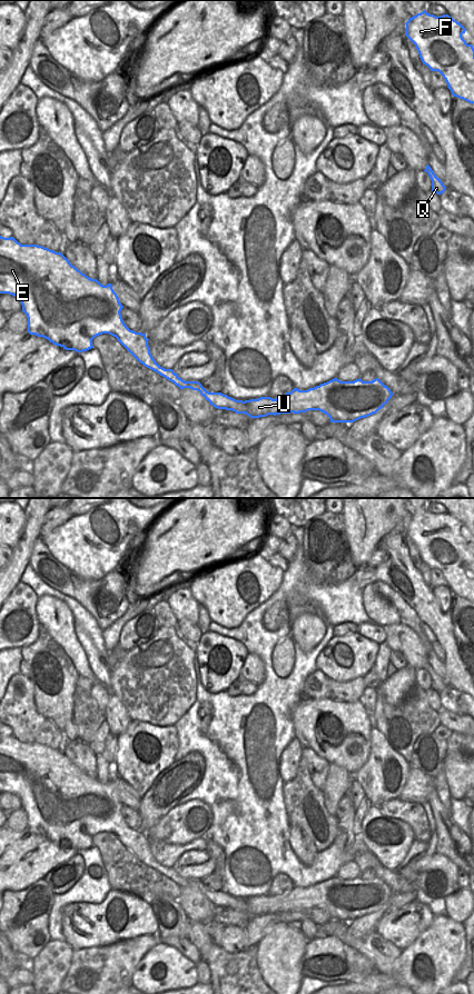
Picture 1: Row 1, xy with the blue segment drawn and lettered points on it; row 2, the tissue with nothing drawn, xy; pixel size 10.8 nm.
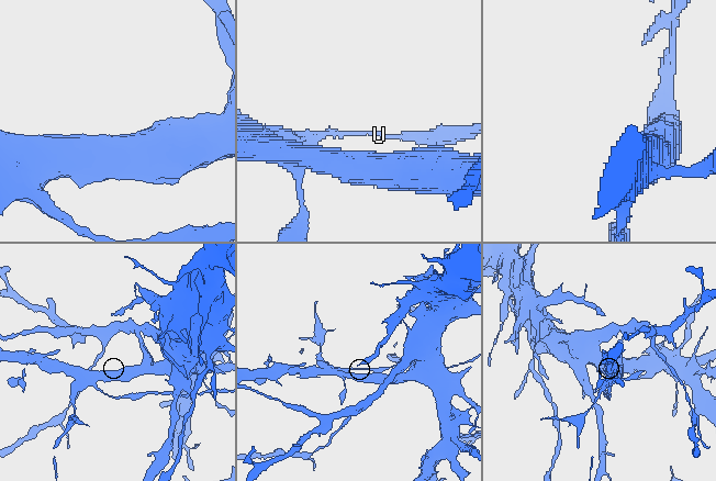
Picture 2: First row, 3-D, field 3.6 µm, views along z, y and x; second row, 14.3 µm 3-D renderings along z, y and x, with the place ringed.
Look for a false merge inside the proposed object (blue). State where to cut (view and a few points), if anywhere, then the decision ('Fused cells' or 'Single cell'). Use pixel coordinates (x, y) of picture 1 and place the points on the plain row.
Split along xy (244, 900), (246, 911). Fused cells.

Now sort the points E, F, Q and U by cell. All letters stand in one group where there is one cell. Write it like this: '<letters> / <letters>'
E F Q / U

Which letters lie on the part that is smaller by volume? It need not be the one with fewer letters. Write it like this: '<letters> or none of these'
U.

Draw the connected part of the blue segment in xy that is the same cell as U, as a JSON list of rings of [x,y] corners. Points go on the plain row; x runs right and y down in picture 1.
[[[334,876],[307,888],[294,886],[276,897],[260,895],[245,901],[246,913],[250,916],[319,908],[329,915],[330,921],[354,921],[376,912],[392,894],[391,887],[378,876],[372,879]]]

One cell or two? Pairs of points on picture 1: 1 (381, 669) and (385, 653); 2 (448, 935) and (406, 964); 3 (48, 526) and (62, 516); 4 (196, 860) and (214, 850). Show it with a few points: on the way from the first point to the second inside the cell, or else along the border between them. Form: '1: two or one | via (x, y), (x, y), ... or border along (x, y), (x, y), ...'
1: one | via (381, 665), (383, 657)
2: one | via (437, 946), (432, 952), (416, 953)
3: one | via (51, 523), (59, 516)
4: two | border along (205, 851), (214, 861), (214, 872)

